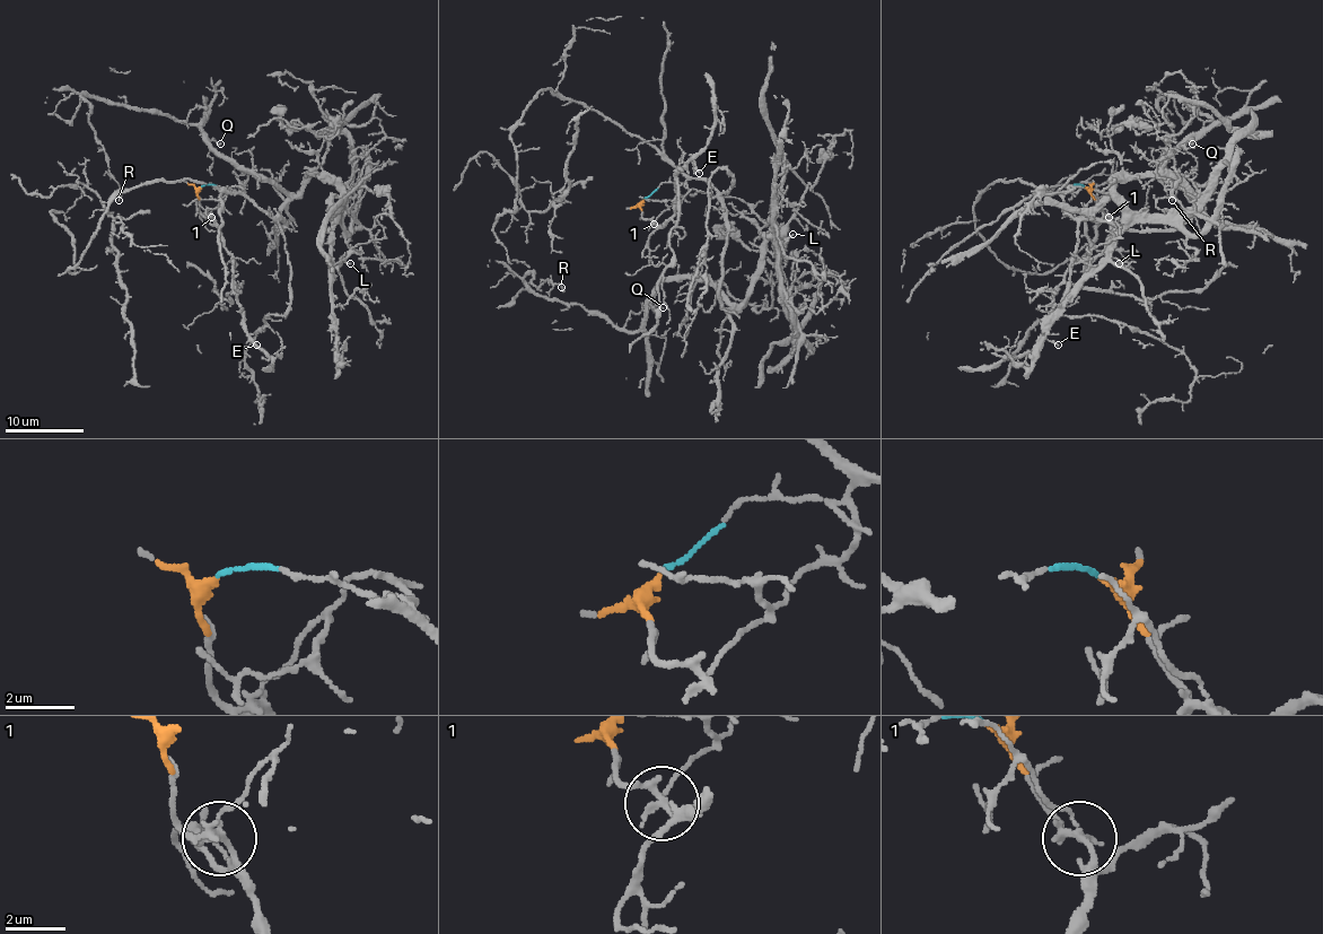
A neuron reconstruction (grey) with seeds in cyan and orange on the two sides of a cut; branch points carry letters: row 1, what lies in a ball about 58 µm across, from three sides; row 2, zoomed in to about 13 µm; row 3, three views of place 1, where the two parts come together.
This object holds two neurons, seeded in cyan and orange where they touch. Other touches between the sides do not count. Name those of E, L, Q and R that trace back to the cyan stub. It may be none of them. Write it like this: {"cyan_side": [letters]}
{"cyan_side": ["L", "Q", "R"]}

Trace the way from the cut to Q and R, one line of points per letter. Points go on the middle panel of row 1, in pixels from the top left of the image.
Q: (645, 199), (702, 179), (726, 228), (718, 294), (730, 306), (707, 282), (673, 278), (651, 300), (664, 307)
R: (645, 199), (689, 179), (717, 192), (730, 306), (664, 280), (646, 322), (616, 329), (523, 278), (560, 286)

